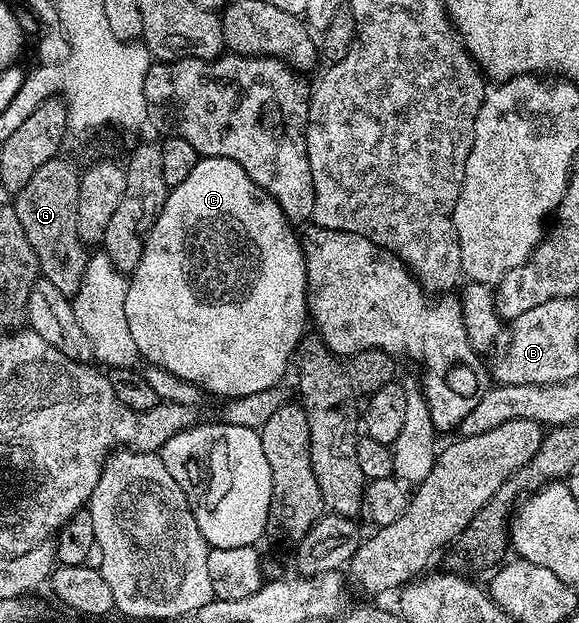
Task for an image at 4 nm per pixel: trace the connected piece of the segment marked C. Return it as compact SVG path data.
M198 158L195 169L187 176L183 185L172 188L167 201L161 207L157 219L149 236L143 245L143 257L139 257L139 265L128 276L129 288L126 297L127 322L130 325L132 340L137 346L137 354L146 364L162 367L175 377L183 377L183 381L191 381L202 391L213 395L225 395L226 400L247 397L251 393L261 393L263 389L276 387L282 381L285 370L290 370L291 360L294 358L297 346L306 334L307 308L305 305L305 258L301 252L301 240L298 232L293 232L288 219L285 218L283 209L272 199L235 161L230 159Z

